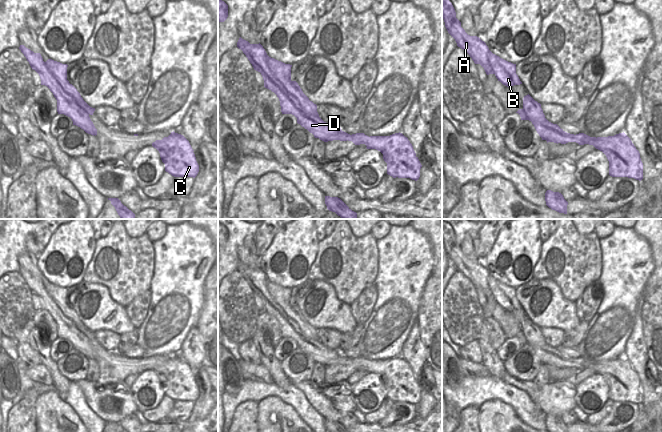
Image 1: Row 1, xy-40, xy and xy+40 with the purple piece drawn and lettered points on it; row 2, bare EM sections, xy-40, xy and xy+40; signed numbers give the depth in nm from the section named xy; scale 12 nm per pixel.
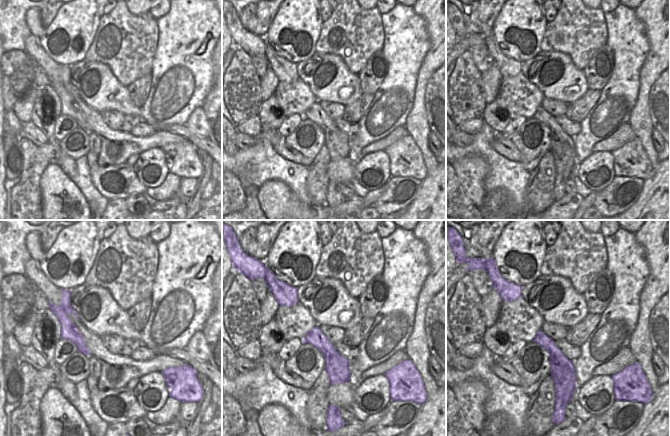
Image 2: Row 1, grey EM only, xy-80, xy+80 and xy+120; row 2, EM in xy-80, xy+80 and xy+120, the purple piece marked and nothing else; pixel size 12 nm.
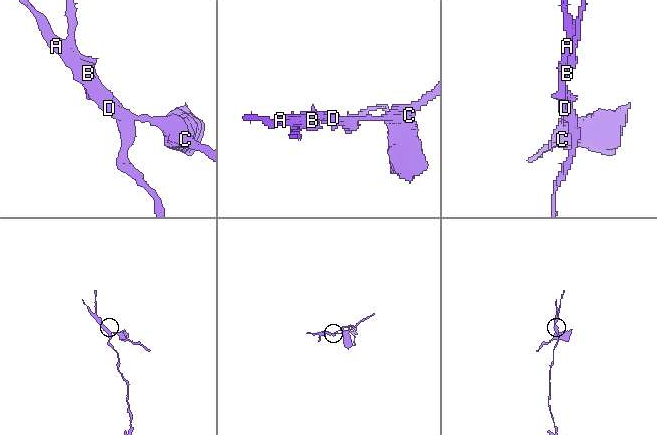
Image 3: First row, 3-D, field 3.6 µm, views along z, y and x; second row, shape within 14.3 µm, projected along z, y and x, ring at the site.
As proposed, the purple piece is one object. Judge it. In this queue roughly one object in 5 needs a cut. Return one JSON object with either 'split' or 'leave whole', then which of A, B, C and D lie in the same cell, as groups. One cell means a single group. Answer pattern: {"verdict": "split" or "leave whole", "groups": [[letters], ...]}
{"verdict": "split", "groups": [["A", "C", "D"], ["B"]]}

